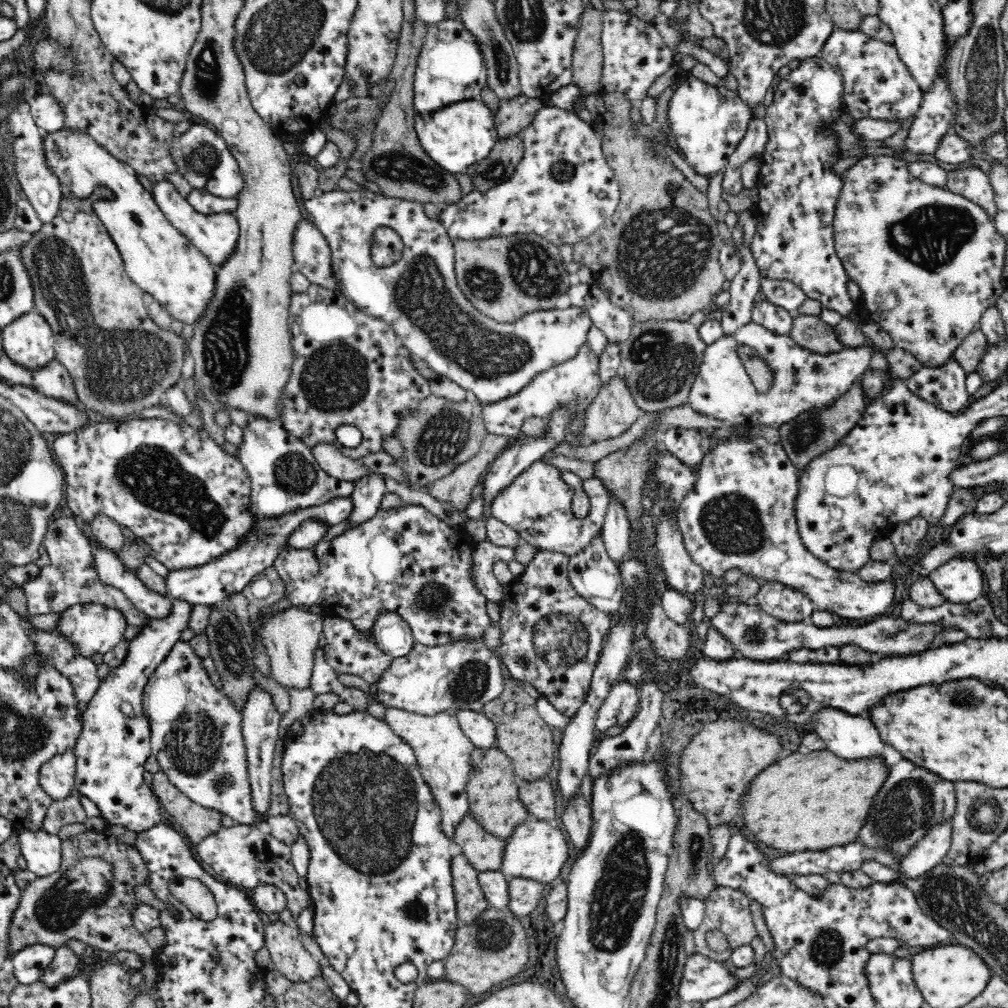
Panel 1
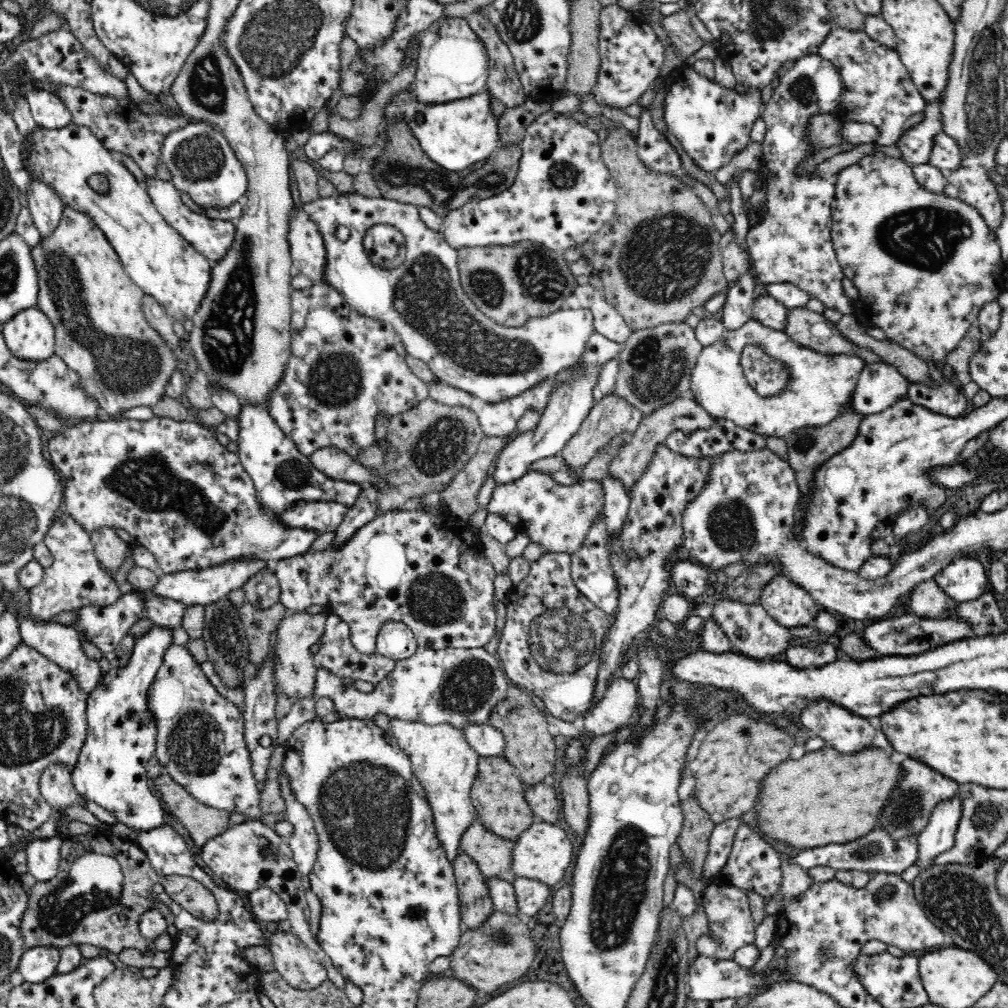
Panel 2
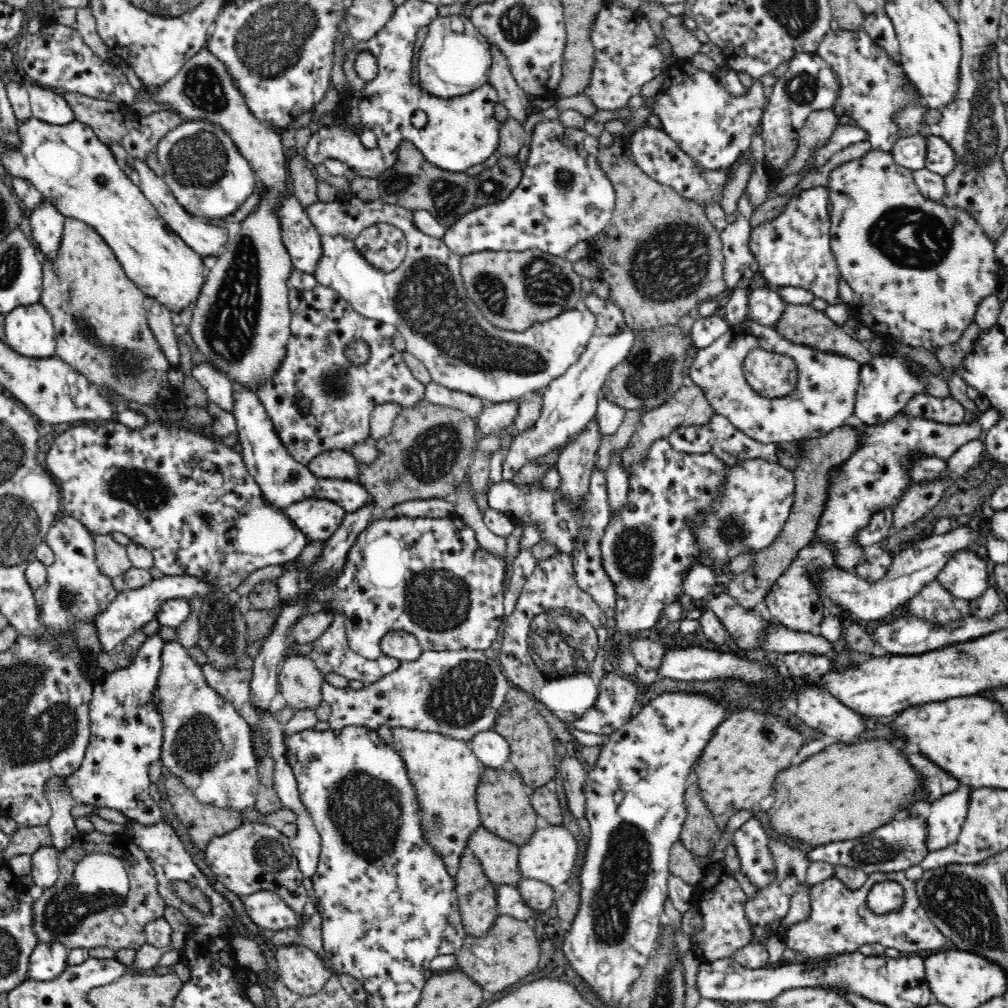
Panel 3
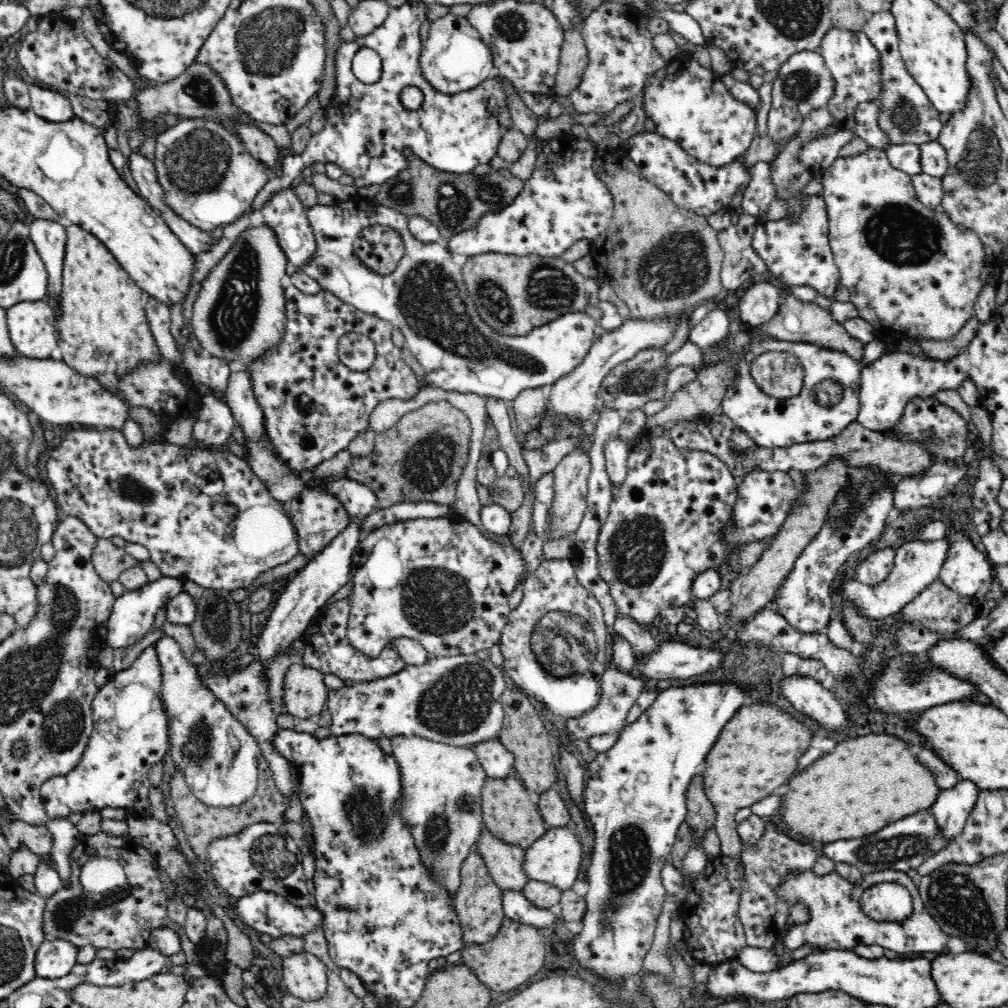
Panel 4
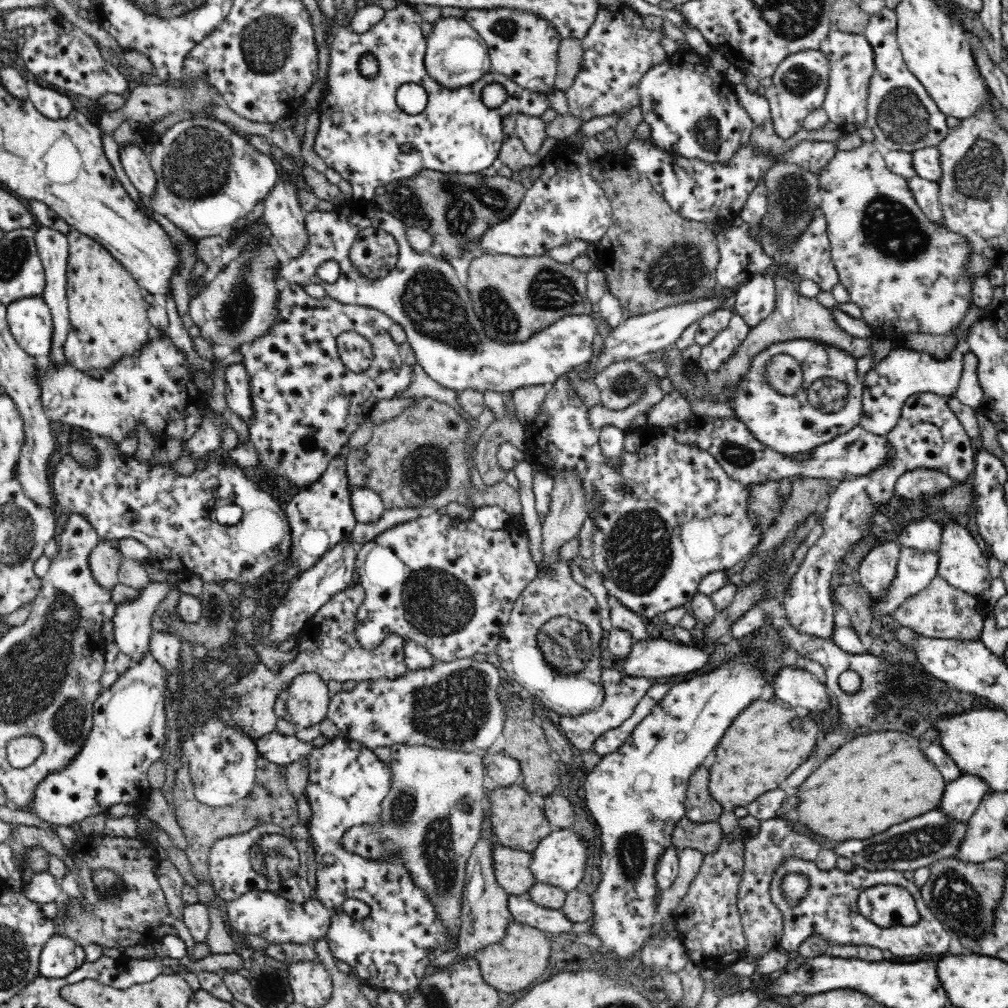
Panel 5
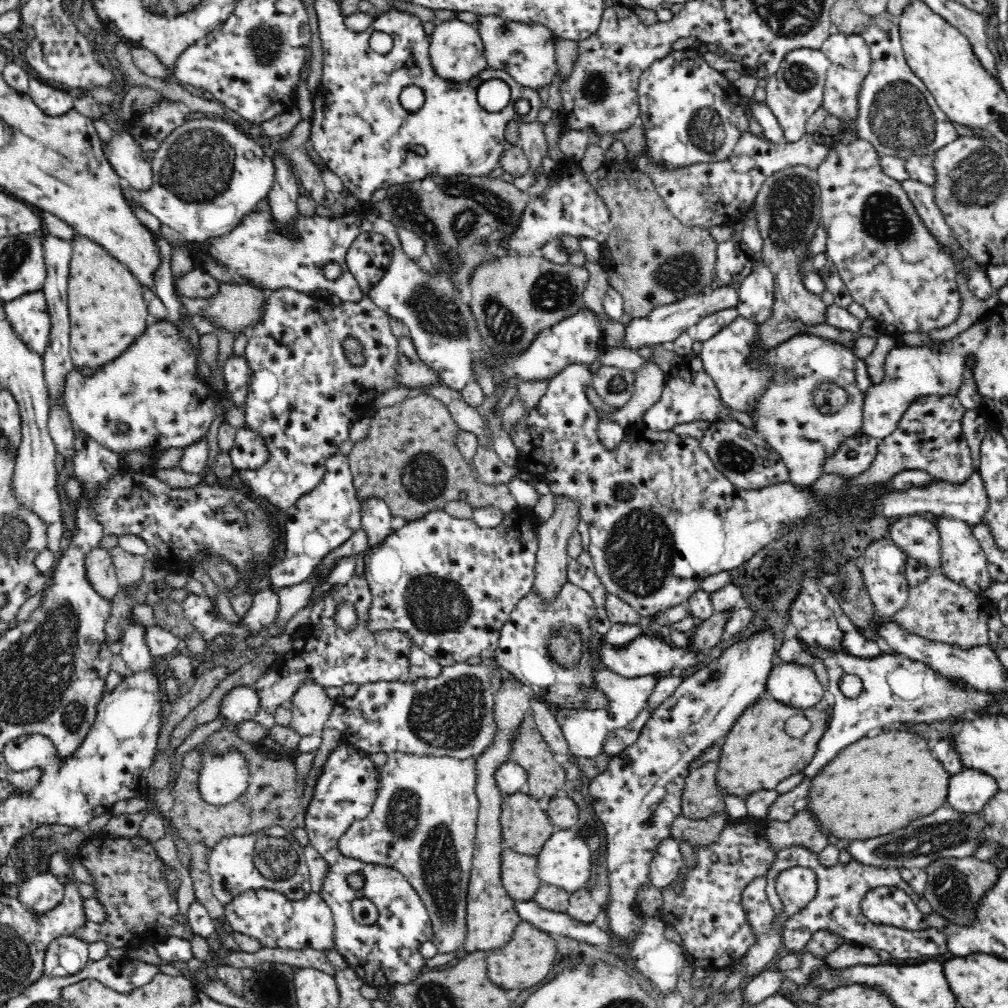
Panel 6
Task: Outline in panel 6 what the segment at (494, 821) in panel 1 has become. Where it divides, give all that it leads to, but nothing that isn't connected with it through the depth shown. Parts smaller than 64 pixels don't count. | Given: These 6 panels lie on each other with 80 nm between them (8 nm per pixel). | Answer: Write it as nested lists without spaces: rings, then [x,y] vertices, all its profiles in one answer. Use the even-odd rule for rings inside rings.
[[[526,792],[504,797],[500,822],[504,848],[536,858],[556,831],[539,802]]]

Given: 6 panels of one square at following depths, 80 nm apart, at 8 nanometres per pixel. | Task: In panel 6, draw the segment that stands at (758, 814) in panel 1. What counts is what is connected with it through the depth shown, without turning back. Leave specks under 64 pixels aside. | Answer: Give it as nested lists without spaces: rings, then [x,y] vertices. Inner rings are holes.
[[[886,732],[846,746],[812,780],[810,808],[828,834],[838,839],[870,840],[944,806],[948,778],[950,774],[934,758],[924,738],[910,732]]]

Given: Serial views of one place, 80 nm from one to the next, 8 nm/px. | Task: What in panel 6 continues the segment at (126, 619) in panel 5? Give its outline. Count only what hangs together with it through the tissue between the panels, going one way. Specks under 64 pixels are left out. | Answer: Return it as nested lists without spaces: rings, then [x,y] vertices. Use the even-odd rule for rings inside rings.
[[[124,624],[120,656],[130,673],[143,673],[151,668],[152,655],[144,640],[144,627]]]

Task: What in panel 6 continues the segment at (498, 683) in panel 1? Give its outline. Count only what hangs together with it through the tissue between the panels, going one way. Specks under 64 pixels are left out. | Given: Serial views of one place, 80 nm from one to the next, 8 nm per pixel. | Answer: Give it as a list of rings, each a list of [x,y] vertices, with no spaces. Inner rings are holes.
[[[454,663],[445,666],[436,678],[419,678],[411,683],[386,682],[363,684],[356,695],[338,697],[326,727],[336,728],[342,734],[342,742],[356,747],[370,756],[384,752],[406,753],[406,755],[438,755],[467,759],[478,757],[494,740],[494,688],[490,683],[490,672],[495,666]]]

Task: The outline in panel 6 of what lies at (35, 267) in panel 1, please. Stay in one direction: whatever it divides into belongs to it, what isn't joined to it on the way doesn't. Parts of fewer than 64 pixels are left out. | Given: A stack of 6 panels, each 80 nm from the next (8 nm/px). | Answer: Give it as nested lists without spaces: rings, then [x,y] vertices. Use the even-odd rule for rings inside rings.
[[[76,234],[71,240],[73,253],[67,289],[67,306],[70,314],[70,355],[76,369],[98,370],[119,358],[147,328],[149,310],[143,298],[142,283],[125,264],[114,258],[106,249],[88,237]]]

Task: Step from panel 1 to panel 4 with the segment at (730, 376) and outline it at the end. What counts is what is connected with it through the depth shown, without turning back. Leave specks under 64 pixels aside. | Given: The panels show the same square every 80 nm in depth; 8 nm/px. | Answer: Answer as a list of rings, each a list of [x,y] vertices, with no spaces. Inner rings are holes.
[[[744,324],[742,332],[731,340],[728,350],[708,352],[703,350],[704,363],[715,366],[729,355],[744,349],[744,358],[738,366],[737,377],[726,391],[721,404],[721,411],[731,418],[736,427],[742,428],[748,437],[758,446],[766,448],[789,447],[807,442],[826,441],[839,436],[850,424],[857,422],[859,413],[859,388],[862,365],[848,354],[820,348],[809,342],[788,342],[766,338],[750,343],[751,337],[757,334],[756,327]],[[766,352],[788,352],[794,354],[804,368],[804,388],[792,398],[774,398],[756,384],[751,375],[752,364],[758,356]]]

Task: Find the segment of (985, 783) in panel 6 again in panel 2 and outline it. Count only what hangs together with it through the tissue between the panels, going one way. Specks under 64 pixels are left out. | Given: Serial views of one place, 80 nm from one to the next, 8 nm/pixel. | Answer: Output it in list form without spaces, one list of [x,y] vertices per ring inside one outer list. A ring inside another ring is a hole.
[[[958,794],[948,801],[940,802],[931,811],[928,824],[918,836],[918,849],[920,849],[918,866],[928,869],[936,856],[954,847],[962,812],[964,807]]]

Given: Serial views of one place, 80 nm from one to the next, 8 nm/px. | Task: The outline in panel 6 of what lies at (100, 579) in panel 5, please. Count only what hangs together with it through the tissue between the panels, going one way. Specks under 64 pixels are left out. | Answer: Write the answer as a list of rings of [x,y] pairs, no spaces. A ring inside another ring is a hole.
[[[96,547],[84,556],[85,572],[90,585],[102,595],[102,598],[112,601],[121,589],[118,577],[110,559],[108,549]]]

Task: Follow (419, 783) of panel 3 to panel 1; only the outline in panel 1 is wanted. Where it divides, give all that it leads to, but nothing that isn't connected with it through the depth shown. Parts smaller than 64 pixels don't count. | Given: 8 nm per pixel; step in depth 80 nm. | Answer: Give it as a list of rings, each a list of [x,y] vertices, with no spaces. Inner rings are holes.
[[[386,709],[385,721],[400,738],[404,739],[406,745],[410,745],[419,772],[439,807],[440,823],[445,838],[454,841],[457,826],[462,824],[466,816],[471,815],[466,788],[470,782],[471,758],[475,746],[462,732],[458,719],[448,713],[438,713],[428,717],[428,715],[408,713],[400,709]]]

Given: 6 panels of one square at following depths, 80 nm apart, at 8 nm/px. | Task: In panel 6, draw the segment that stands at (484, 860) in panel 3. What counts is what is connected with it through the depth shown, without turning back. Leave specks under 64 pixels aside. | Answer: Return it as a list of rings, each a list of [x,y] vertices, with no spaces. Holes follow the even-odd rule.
[[[504,849],[501,856],[501,881],[515,901],[532,901],[542,884],[537,869],[537,858]]]

